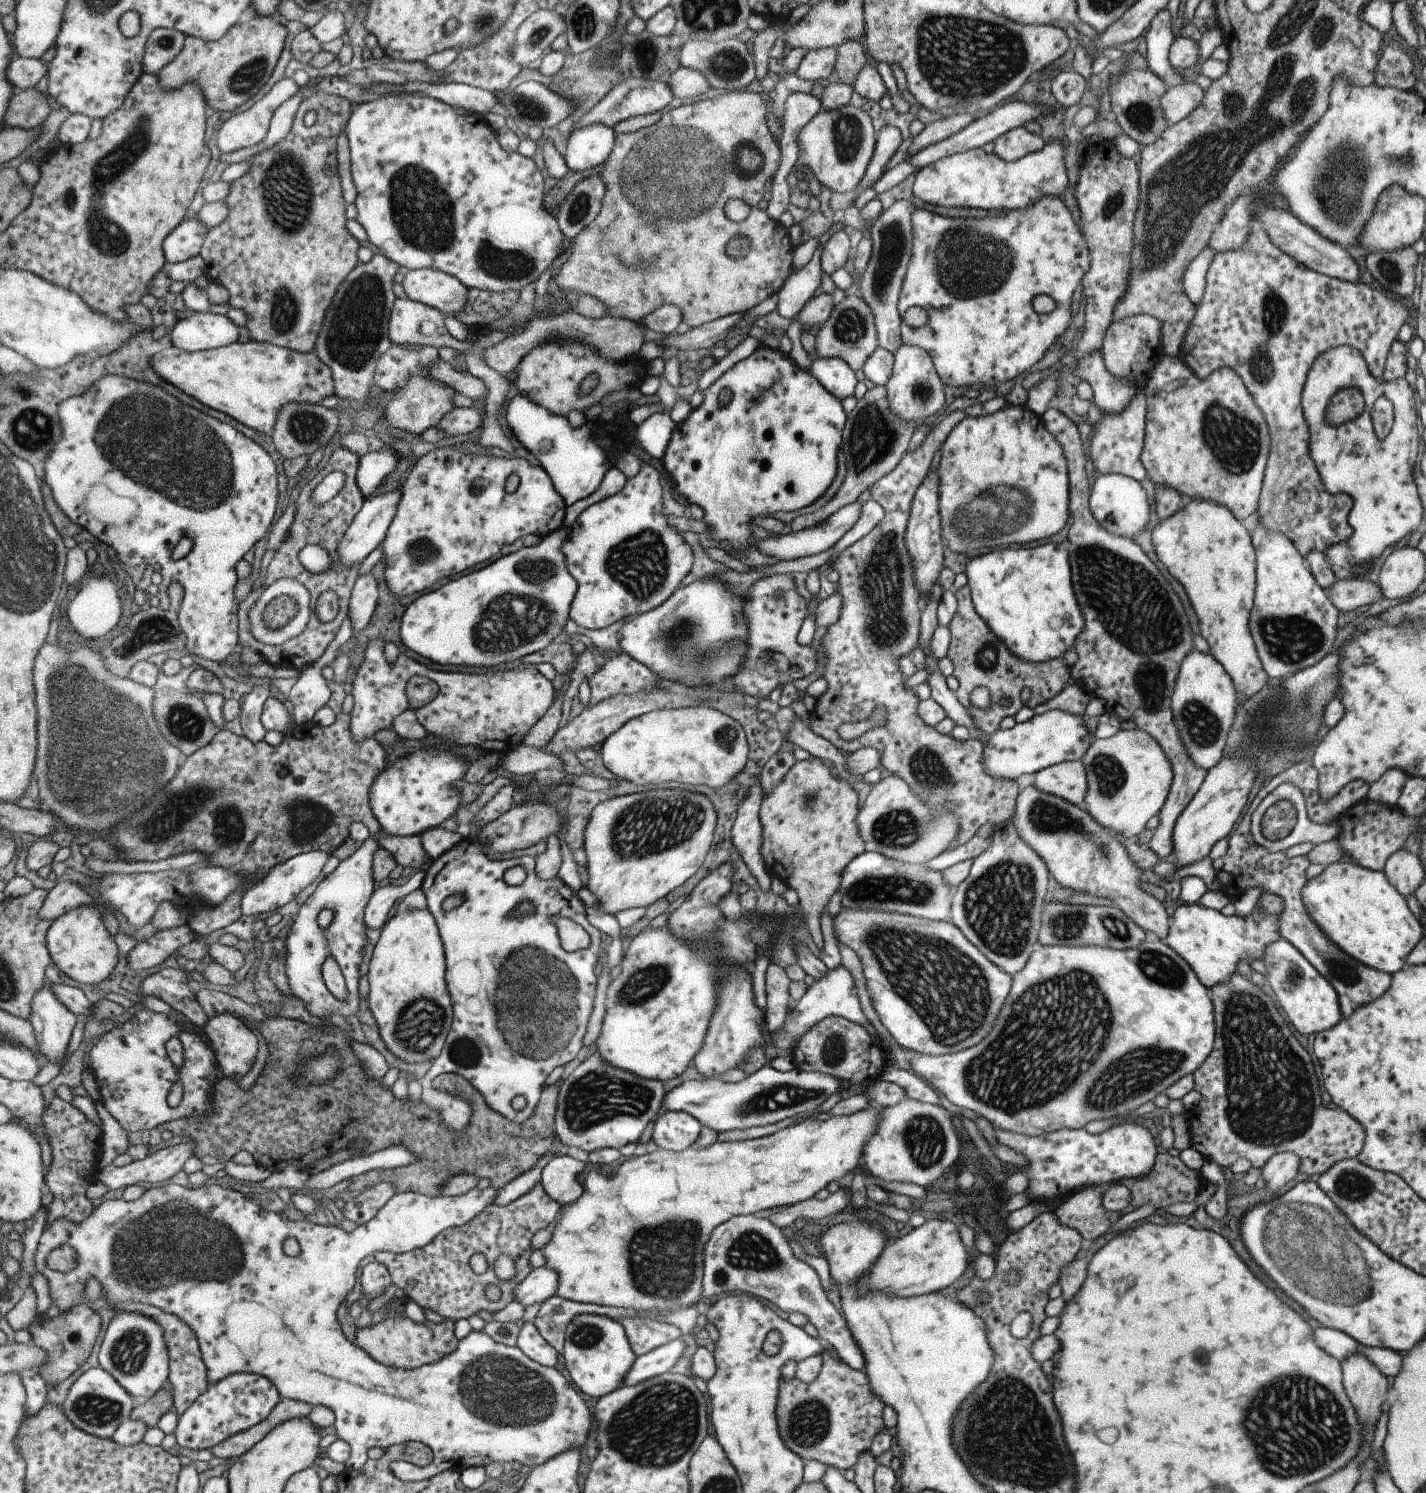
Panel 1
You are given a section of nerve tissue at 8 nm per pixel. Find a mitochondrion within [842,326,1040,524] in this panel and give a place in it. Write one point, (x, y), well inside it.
(872, 437)

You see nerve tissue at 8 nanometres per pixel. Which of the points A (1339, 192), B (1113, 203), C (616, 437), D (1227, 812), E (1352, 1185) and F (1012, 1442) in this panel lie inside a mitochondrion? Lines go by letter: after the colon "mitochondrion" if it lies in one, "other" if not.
A: mitochondrion
B: mitochondrion
C: other
D: other
E: mitochondrion
F: mitochondrion

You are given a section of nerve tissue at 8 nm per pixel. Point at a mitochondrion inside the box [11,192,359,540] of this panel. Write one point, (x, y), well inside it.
(201, 472)

